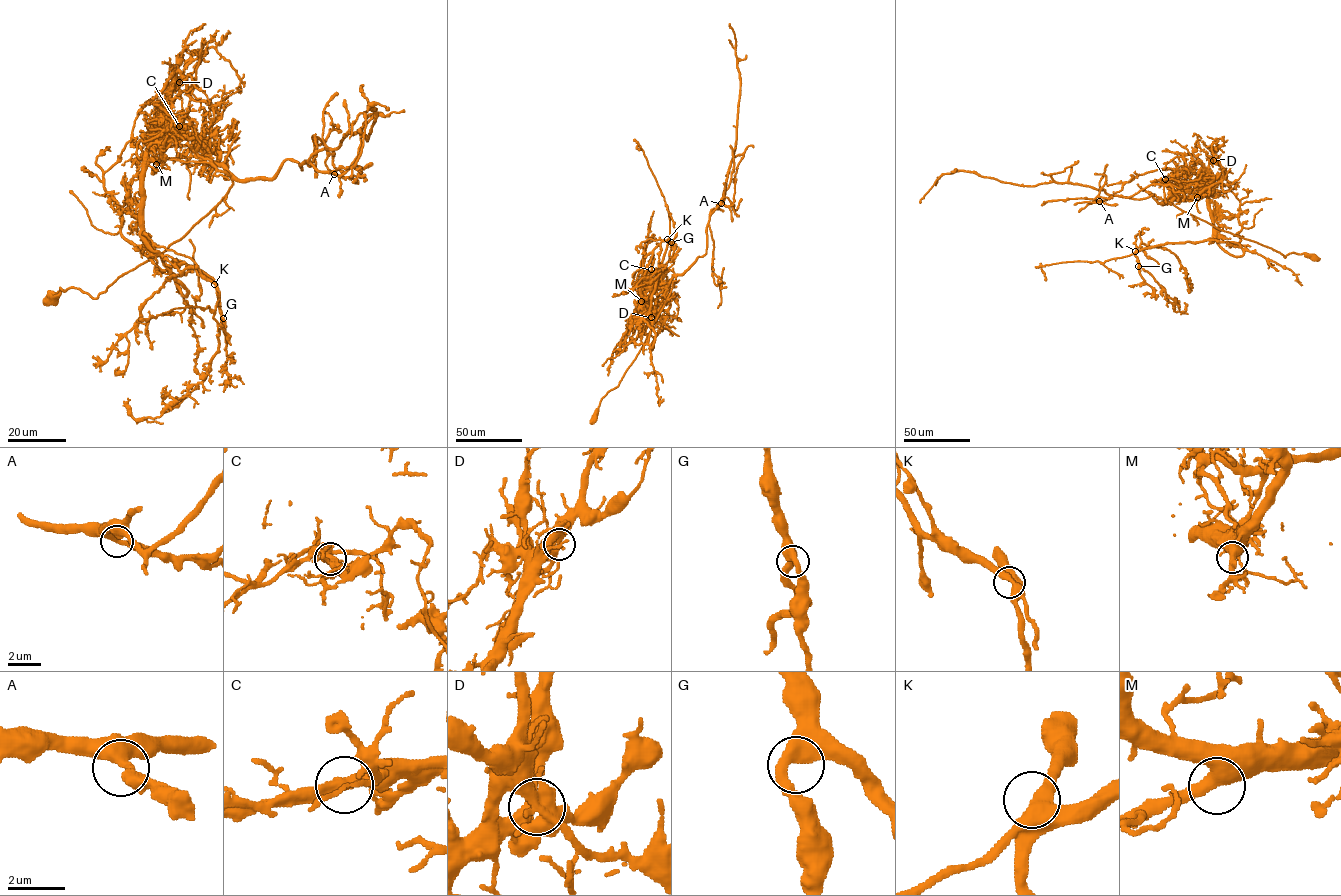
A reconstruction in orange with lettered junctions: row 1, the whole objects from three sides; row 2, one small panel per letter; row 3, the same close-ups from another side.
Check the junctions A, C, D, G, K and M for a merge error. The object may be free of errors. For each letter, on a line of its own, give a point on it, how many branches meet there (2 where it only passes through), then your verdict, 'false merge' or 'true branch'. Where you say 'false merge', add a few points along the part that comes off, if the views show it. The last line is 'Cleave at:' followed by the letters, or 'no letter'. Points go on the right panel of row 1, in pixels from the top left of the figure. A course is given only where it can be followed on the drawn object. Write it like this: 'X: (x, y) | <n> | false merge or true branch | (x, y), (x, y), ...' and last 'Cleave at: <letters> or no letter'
A: (1099, 201) | 2 | true branch
C: (1165, 179) | 2 | false merge | (1165, 179), (1184, 191), (1171, 204), (956, 171), (920, 203)
D: (1213, 160) | 3 | true branch
G: (1138, 266) | 2 | true branch
K: (1135, 251) | 2 | true branch
M: (1197, 197) | 2 | true branch
Cleave at: C

